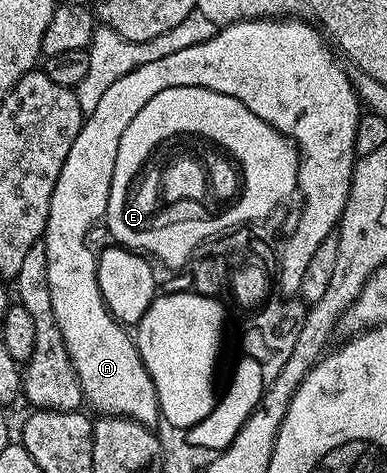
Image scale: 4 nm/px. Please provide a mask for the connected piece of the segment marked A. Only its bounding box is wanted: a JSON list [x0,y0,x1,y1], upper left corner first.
[43,19,363,427]

